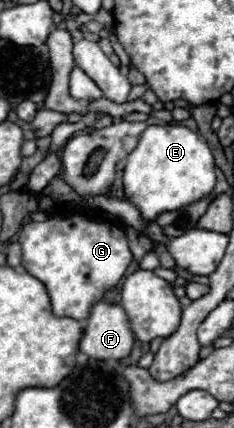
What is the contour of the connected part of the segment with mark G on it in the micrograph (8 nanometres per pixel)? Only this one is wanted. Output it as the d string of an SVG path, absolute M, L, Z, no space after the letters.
M63 212L59 216L51 216L43 222L25 224L19 232L19 244L23 246L23 266L31 276L35 276L37 280L41 280L45 284L49 298L51 298L53 314L69 316L75 320L89 318L93 304L103 300L105 292L119 284L119 280L125 276L125 272L133 260L123 224L89 218L87 214L79 214L79 212Z

